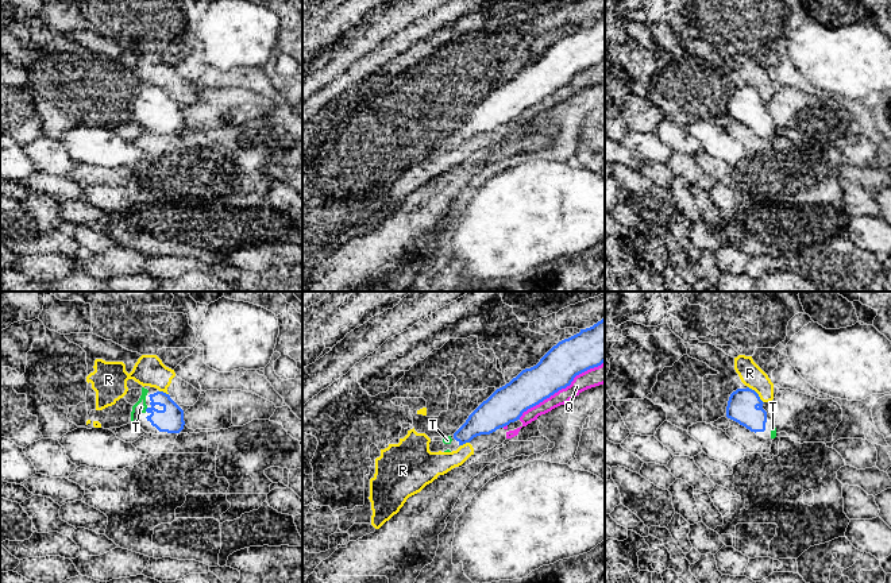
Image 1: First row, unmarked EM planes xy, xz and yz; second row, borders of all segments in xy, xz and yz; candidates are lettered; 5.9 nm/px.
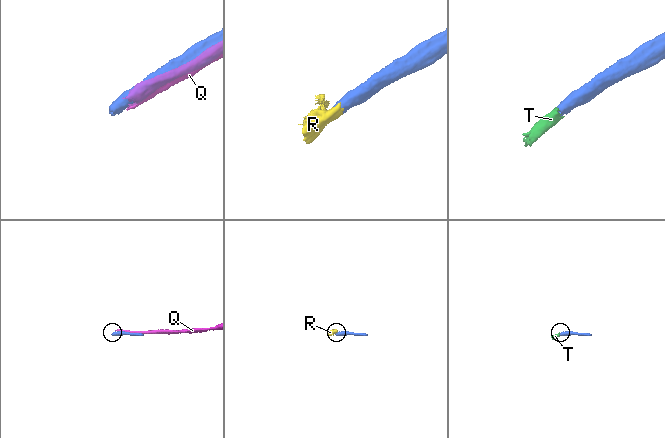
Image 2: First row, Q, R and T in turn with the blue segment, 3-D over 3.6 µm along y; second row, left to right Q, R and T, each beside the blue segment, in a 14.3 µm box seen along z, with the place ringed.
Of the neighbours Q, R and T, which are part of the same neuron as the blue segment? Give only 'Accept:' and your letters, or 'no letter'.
Accept: T

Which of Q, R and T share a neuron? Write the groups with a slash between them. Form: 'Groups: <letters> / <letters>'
Groups: Q R / T

